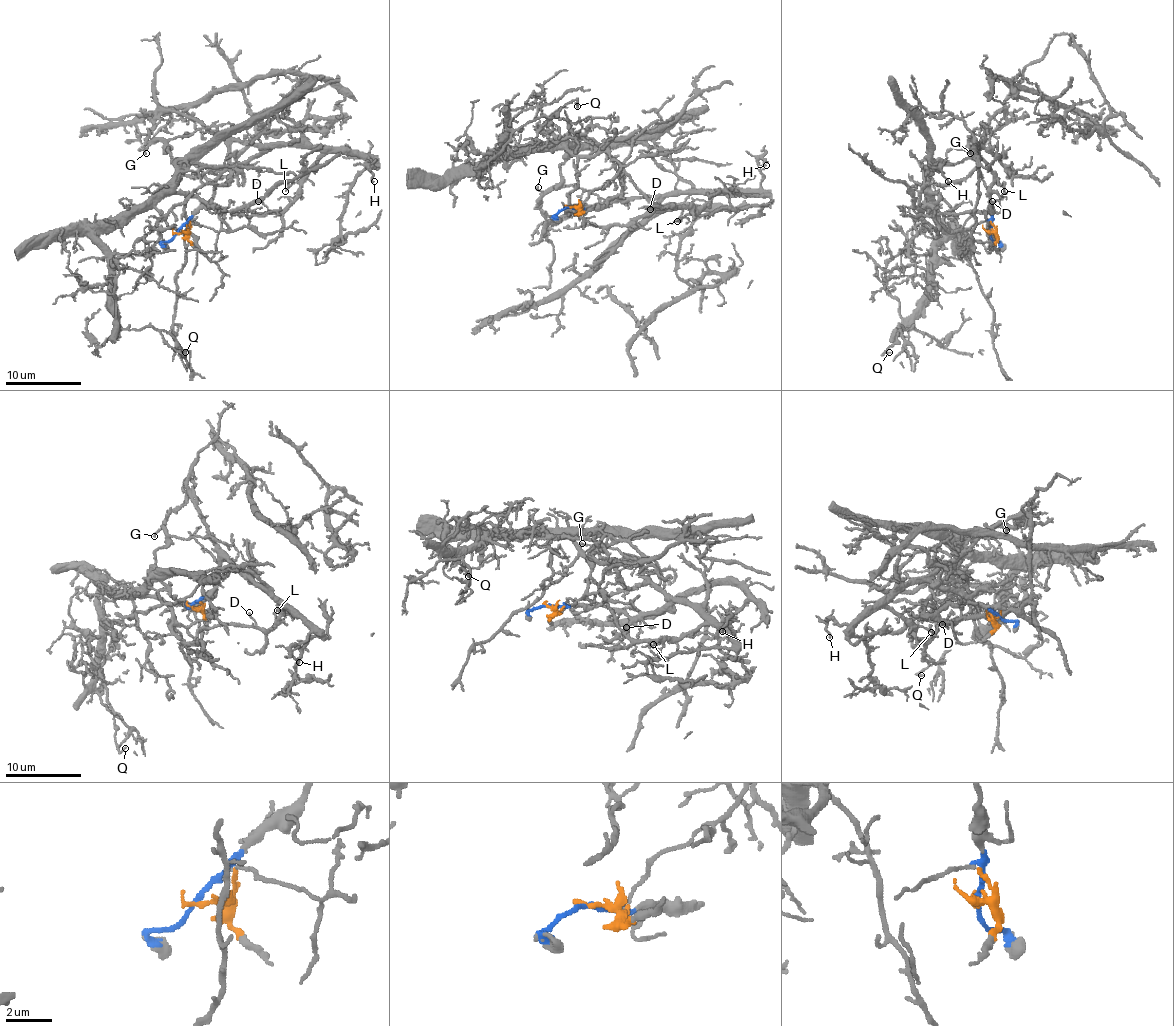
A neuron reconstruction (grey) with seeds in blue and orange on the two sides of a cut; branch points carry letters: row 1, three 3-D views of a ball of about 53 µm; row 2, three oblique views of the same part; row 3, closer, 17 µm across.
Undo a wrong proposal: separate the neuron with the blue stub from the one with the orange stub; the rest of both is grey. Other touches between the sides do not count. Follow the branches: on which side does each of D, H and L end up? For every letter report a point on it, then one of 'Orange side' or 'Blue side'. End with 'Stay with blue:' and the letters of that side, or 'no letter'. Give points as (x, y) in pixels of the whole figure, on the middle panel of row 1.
D: Place: (650, 209). Blue side
H: Place: (766, 165). Blue side
L: Place: (677, 221). Blue side
Stay with blue: D, H, L

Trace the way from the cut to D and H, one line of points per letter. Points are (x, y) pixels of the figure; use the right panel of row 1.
D: (990, 233), (988, 195), (979, 166), (983, 142), (977, 151), (992, 174), (990, 212), (992, 201)
H: (990, 233), (988, 195), (979, 166), (979, 147), (983, 142), (960, 161), (943, 166), (941, 172), (949, 182)

